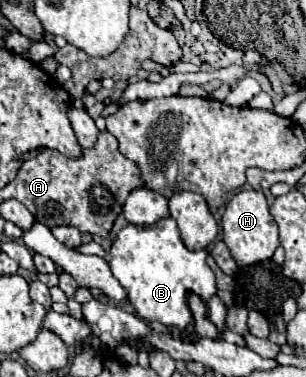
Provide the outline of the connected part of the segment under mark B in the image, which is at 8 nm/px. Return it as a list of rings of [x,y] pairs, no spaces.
[[[172,217],[154,225],[138,227],[126,225],[110,249],[110,269],[118,283],[126,289],[128,301],[136,315],[144,321],[158,321],[166,327],[184,331],[186,341],[196,341],[194,331],[188,329],[192,313],[188,307],[188,293],[196,293],[204,303],[216,295],[214,273],[206,263],[206,251],[190,251],[180,239],[178,225]]]

